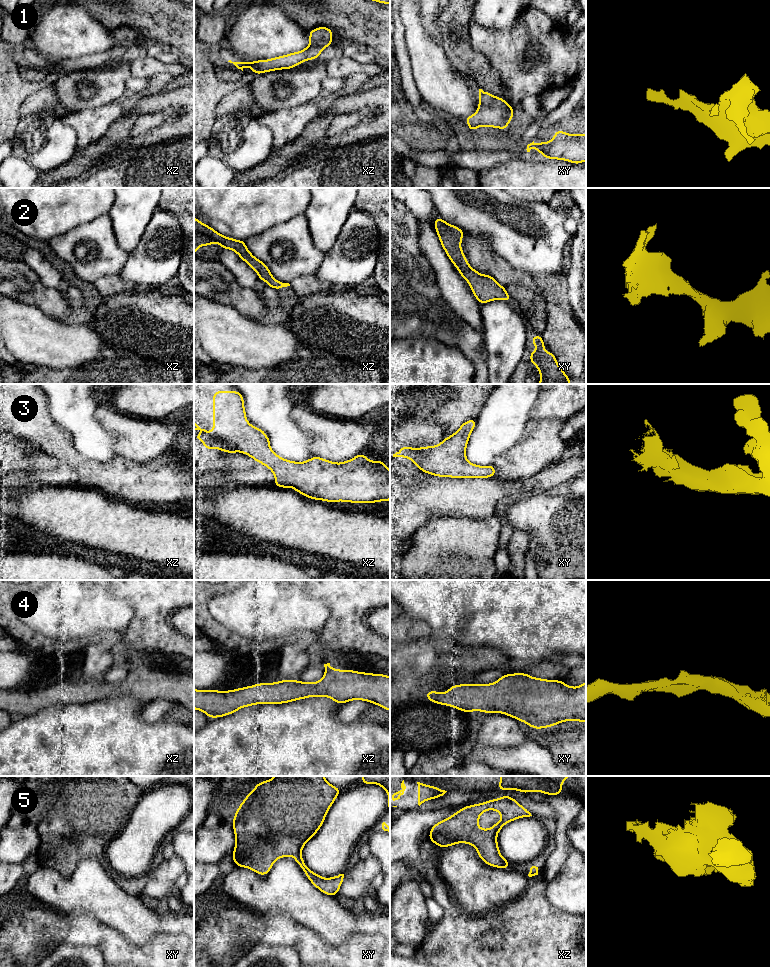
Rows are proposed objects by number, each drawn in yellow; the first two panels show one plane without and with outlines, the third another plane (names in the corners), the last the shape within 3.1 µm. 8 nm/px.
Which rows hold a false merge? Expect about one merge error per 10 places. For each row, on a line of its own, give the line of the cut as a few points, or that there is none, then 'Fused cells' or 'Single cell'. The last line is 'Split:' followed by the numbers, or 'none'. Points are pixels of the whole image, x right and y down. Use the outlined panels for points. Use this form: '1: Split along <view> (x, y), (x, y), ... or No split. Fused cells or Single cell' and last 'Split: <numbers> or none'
1: No split. Single cell
2: No split. Single cell
3: No split. Single cell
4: No split. Single cell
5: No split. Single cell
Split: none

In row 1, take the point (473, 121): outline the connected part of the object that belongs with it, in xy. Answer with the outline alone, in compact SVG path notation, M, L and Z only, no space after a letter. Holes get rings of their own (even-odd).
M479 89L478 110L464 121L468 124L469 131L476 130L479 126L505 130L513 116L514 108L507 101Z

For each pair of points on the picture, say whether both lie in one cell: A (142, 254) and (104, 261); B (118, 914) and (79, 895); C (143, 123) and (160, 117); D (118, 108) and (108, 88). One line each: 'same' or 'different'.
A: different
B: same
C: same
D: different

